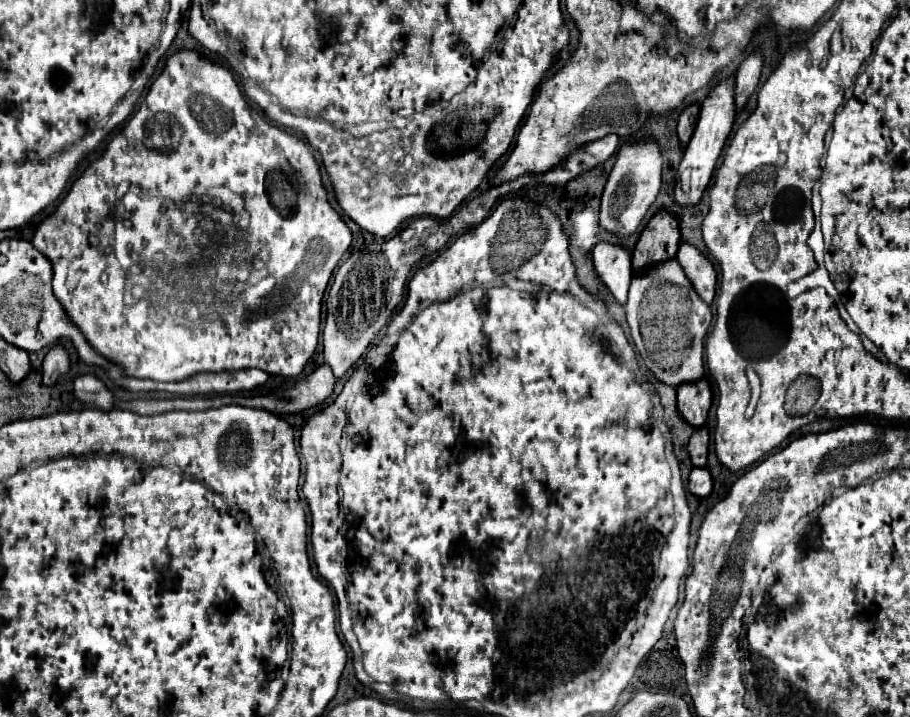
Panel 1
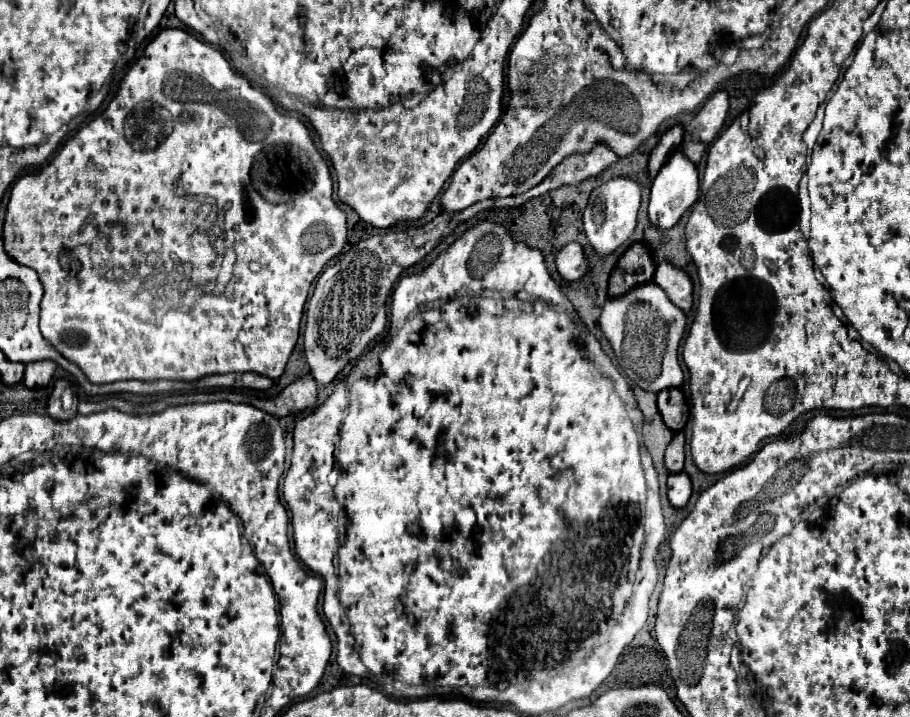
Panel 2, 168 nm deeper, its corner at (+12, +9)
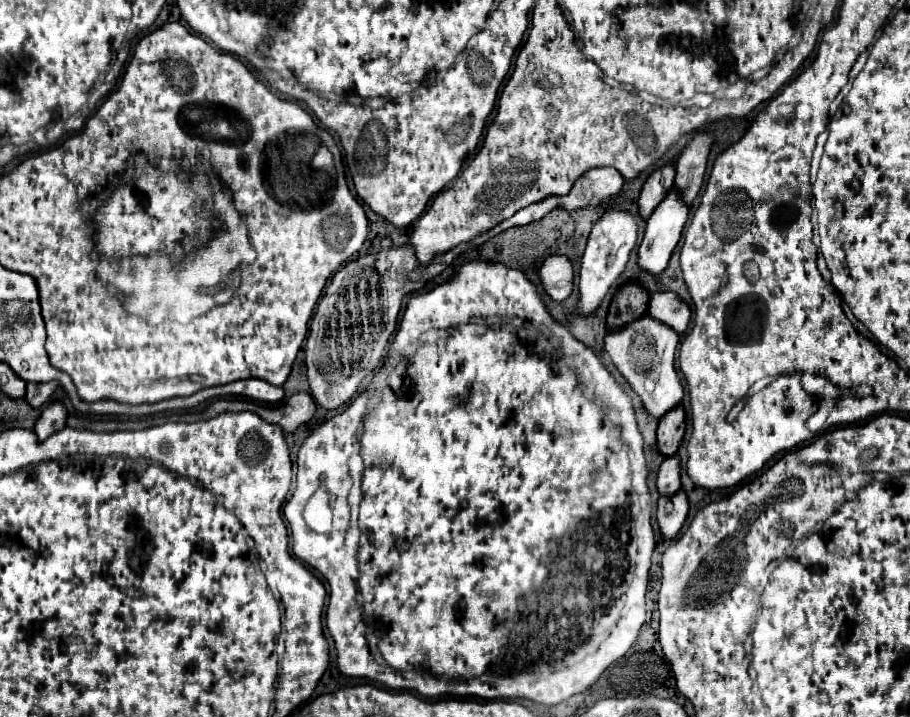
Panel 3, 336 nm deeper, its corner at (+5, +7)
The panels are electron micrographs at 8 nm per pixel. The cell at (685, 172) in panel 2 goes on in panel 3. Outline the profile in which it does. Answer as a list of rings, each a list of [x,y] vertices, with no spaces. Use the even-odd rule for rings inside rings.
[[[671,190],[657,208],[659,210],[655,210],[647,220],[645,236],[637,250],[639,270],[651,276],[659,276],[667,268],[689,214],[689,206],[681,202],[675,190]]]

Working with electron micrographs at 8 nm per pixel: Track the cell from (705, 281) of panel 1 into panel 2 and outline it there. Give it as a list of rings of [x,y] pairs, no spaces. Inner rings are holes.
[[[664,260],[658,264],[656,268],[656,274],[654,274],[654,282],[660,284],[668,298],[680,306],[684,312],[688,312],[692,308],[692,300],[694,300],[694,284],[692,284],[692,278],[686,270],[674,266],[672,262]]]

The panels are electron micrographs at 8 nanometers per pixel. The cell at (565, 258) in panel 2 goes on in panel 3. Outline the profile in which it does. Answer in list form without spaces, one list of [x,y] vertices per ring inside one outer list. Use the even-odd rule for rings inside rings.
[[[565,256],[545,258],[537,270],[537,276],[545,294],[555,302],[563,302],[573,290],[573,266]]]

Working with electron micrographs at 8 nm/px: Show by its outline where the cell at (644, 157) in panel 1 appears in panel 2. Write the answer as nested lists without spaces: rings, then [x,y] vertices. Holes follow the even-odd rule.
[[[628,176],[612,178],[606,184],[592,190],[588,206],[584,210],[584,232],[598,256],[608,256],[630,238],[638,220],[640,198],[642,198],[640,184]]]

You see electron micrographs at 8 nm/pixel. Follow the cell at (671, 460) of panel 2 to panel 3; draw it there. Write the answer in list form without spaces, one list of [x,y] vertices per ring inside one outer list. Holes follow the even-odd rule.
[[[667,458],[659,472],[657,472],[657,490],[661,496],[671,496],[681,488],[681,480],[679,480],[679,458]]]

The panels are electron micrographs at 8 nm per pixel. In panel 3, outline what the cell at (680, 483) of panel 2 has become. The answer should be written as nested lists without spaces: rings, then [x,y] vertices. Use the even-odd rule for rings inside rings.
[[[679,490],[675,496],[661,496],[657,502],[657,524],[659,524],[659,532],[663,540],[671,540],[677,536],[677,532],[681,530],[685,518],[687,518],[687,496],[683,490]],[[671,502],[673,504],[673,512],[667,516],[665,514],[665,504]]]

